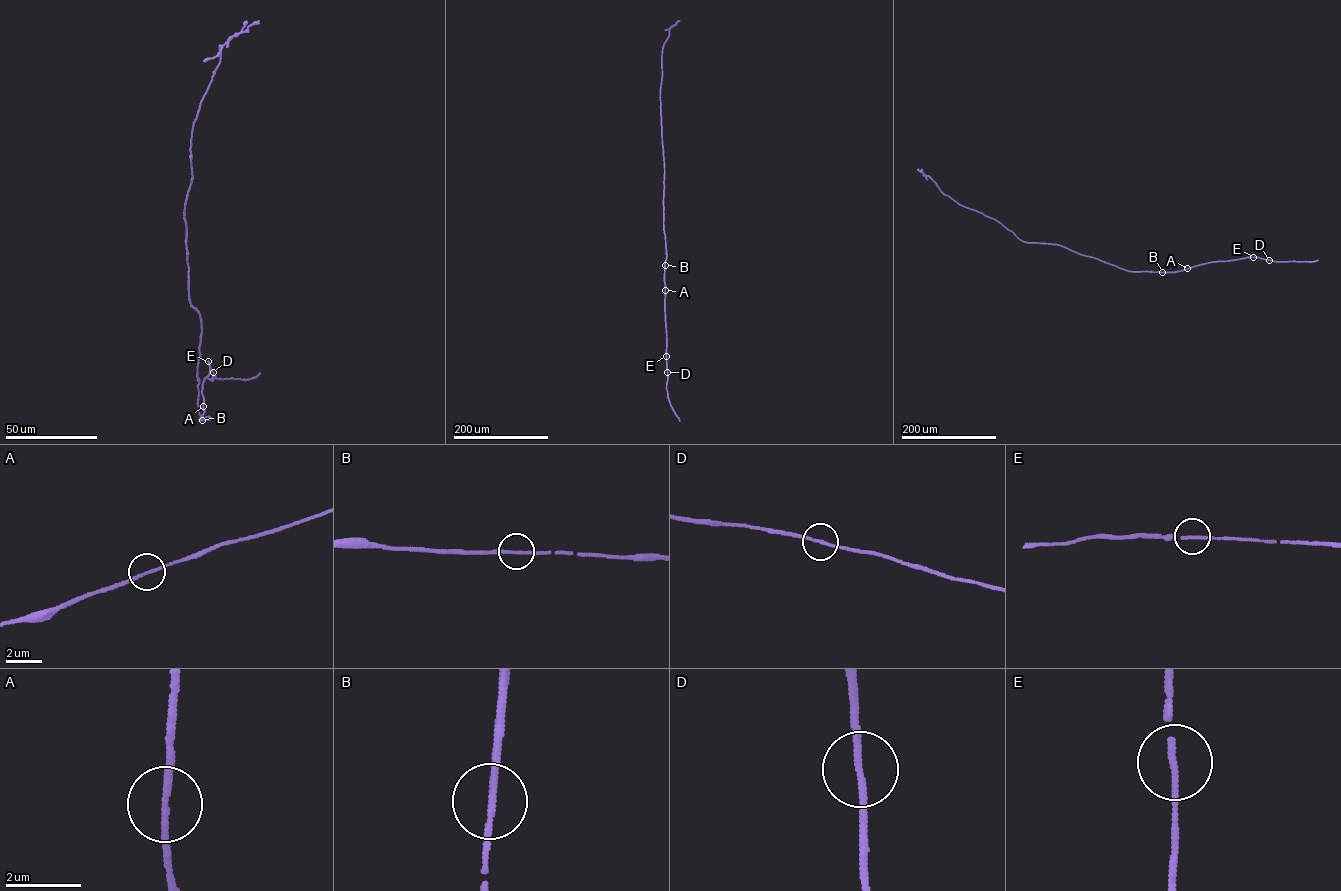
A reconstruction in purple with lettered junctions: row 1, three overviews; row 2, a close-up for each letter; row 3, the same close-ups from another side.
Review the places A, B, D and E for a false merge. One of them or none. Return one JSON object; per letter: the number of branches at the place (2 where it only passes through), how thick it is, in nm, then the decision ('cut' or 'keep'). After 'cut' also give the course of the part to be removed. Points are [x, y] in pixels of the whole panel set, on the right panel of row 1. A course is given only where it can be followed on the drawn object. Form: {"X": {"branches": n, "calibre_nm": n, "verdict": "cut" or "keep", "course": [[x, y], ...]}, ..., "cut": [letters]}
{"A": {"branches": 2, "calibre_nm": 160, "verdict": "keep"}, "B": {"branches": 2, "calibre_nm": 160, "verdict": "keep"}, "D": {"branches": 2, "calibre_nm": 150, "verdict": "keep"}, "E": {"branches": 2, "calibre_nm": 150, "verdict": "keep"}, "cut": []}

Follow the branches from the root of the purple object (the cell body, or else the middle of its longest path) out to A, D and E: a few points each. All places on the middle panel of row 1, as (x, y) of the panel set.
A: (664, 208), (665, 290)
D: (664, 208), (667, 372)
E: (664, 208), (666, 356)

